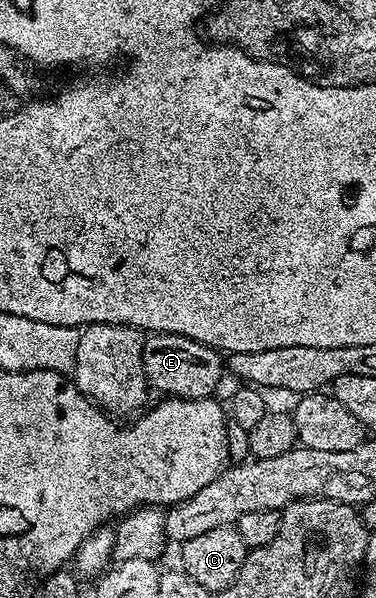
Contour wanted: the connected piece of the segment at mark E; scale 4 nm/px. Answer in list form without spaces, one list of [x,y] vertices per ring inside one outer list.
[[[153,333],[144,340],[143,369],[149,386],[162,395],[184,400],[212,397],[226,371],[221,352],[181,333]]]

